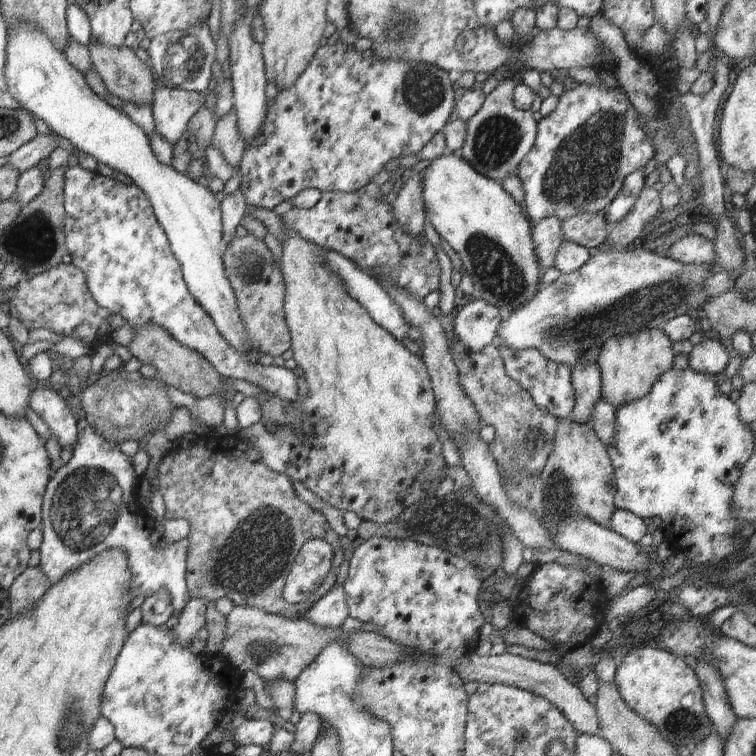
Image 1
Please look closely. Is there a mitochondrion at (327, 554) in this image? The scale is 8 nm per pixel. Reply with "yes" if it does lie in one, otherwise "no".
no

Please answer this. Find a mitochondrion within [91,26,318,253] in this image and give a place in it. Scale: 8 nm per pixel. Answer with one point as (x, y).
(198, 39)

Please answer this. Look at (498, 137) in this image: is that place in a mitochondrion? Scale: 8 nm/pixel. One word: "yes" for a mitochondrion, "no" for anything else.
yes

